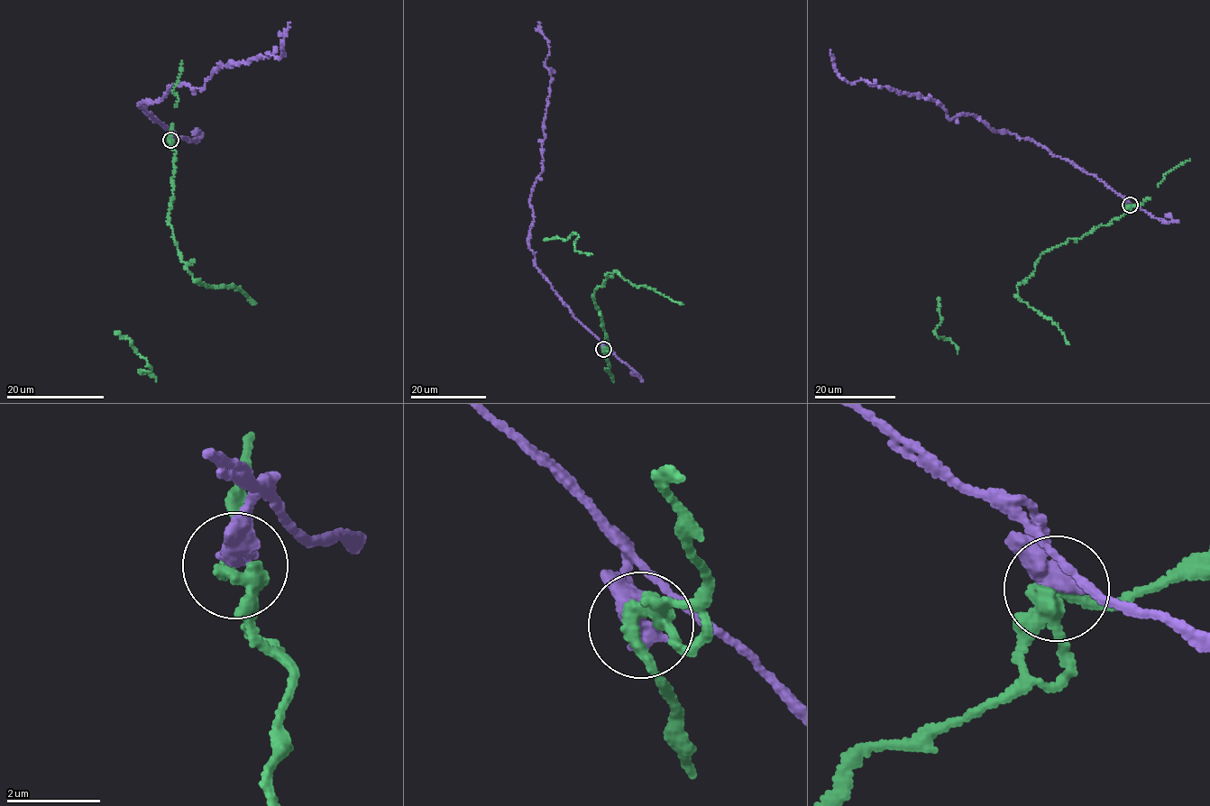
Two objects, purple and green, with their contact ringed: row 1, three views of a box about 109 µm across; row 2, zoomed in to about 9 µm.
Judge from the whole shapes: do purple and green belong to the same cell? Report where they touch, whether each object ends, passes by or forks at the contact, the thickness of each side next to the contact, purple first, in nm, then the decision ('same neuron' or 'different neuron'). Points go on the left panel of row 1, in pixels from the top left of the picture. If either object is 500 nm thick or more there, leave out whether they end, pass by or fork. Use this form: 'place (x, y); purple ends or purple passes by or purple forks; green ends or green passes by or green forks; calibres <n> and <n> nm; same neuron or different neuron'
place (170, 140); calibres 500 and 280 nm; different neuron

